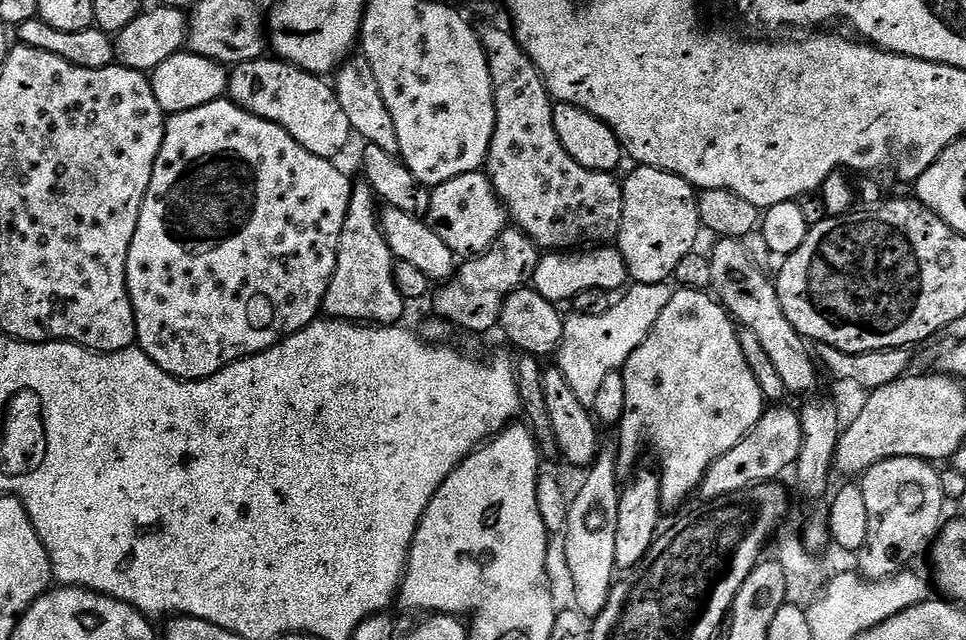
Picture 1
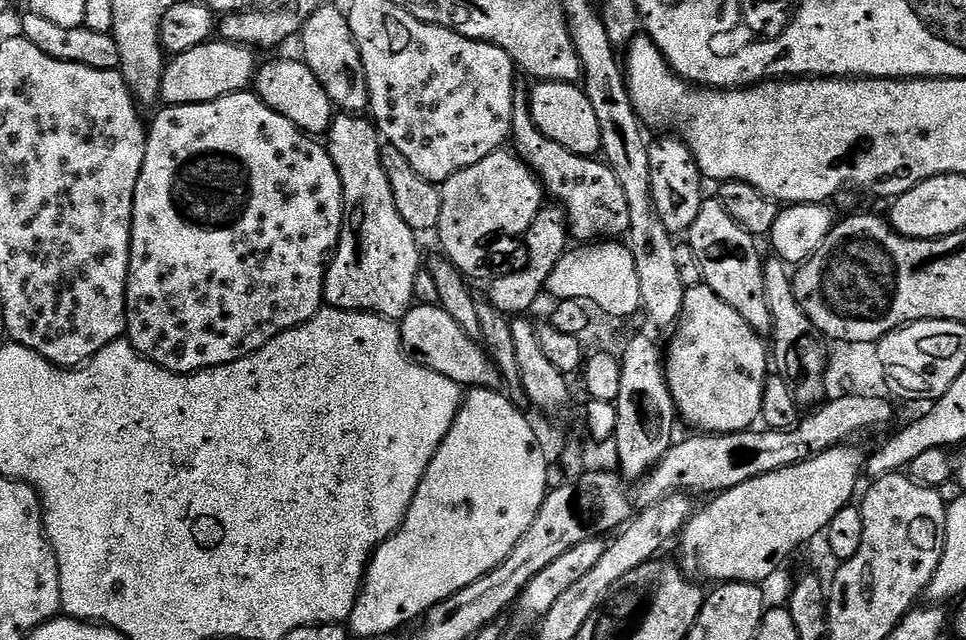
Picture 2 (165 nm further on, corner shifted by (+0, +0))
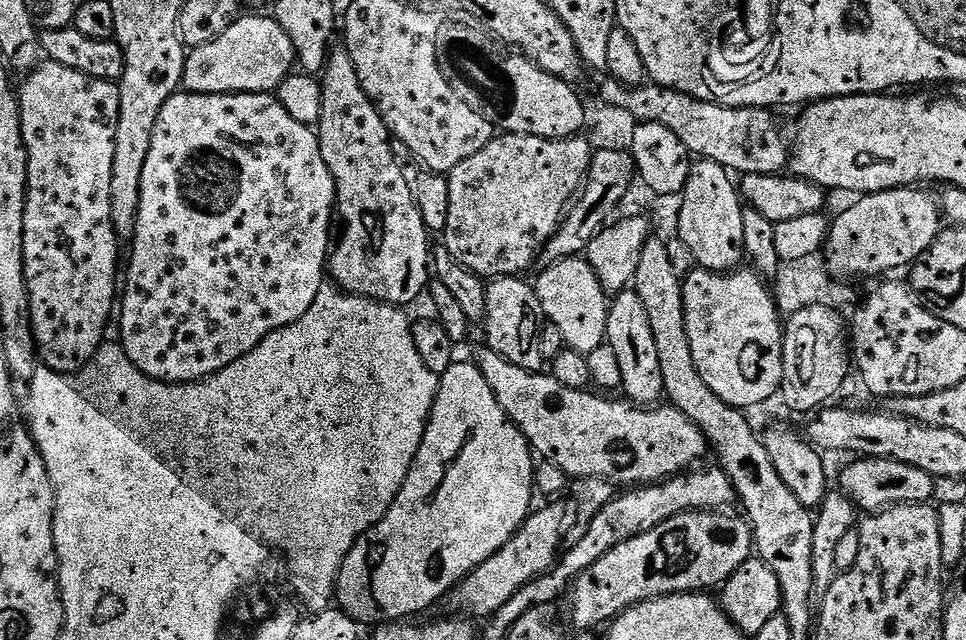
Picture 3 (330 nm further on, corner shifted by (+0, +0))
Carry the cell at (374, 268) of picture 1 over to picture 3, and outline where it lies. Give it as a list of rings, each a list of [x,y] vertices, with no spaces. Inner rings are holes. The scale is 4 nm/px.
[[[336,46],[328,53],[324,64],[322,79],[322,114],[318,125],[322,158],[330,166],[330,174],[336,187],[338,220],[344,223],[344,233],[340,236],[340,245],[330,252],[330,276],[343,291],[364,296],[367,300],[378,300],[382,304],[409,306],[420,295],[425,295],[430,284],[430,248],[428,252],[428,227],[418,214],[414,202],[409,177],[404,177],[404,168],[396,161],[396,152],[392,149],[393,137],[384,120],[378,114],[374,102],[362,90],[358,82],[358,70],[354,70],[354,58],[350,58],[347,47]]]

